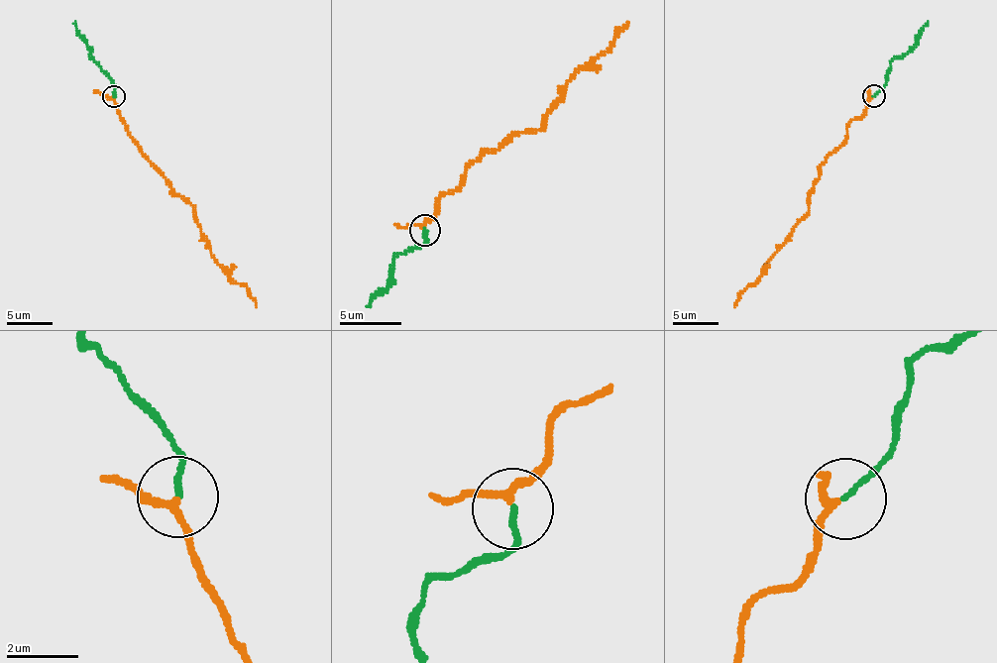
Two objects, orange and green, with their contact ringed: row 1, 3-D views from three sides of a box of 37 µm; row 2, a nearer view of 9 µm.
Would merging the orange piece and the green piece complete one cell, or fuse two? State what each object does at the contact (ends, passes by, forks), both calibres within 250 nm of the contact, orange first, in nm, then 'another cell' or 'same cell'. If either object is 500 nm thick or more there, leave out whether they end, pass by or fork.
orange passes by; green ends there; 190 nm thick on the orange side, 140 nm on the other; same cell

